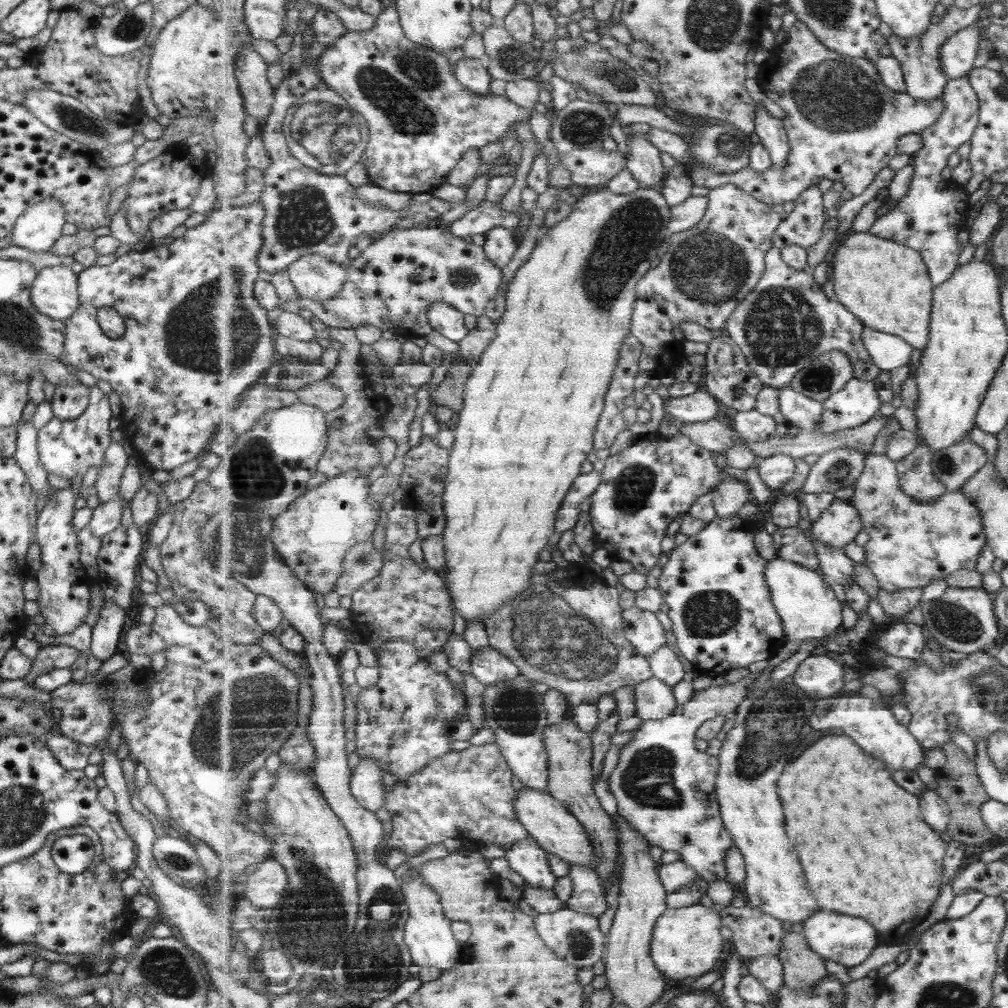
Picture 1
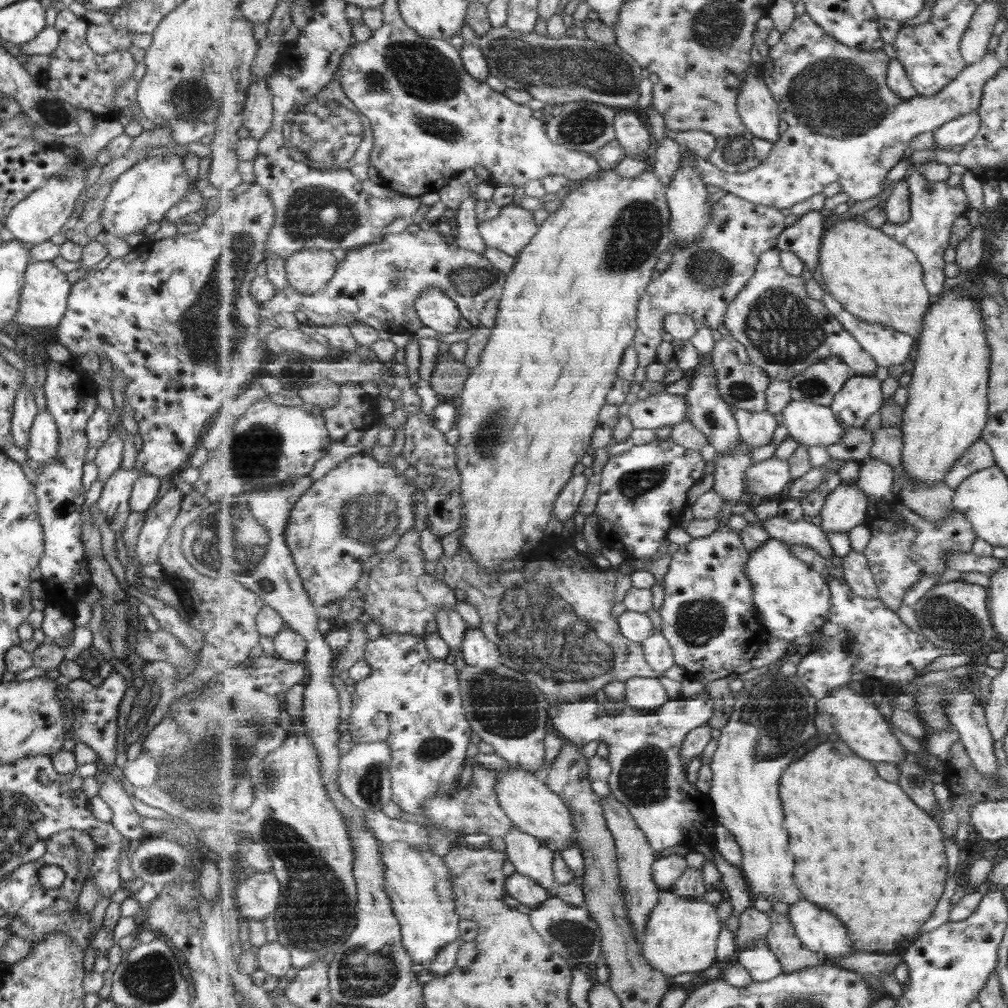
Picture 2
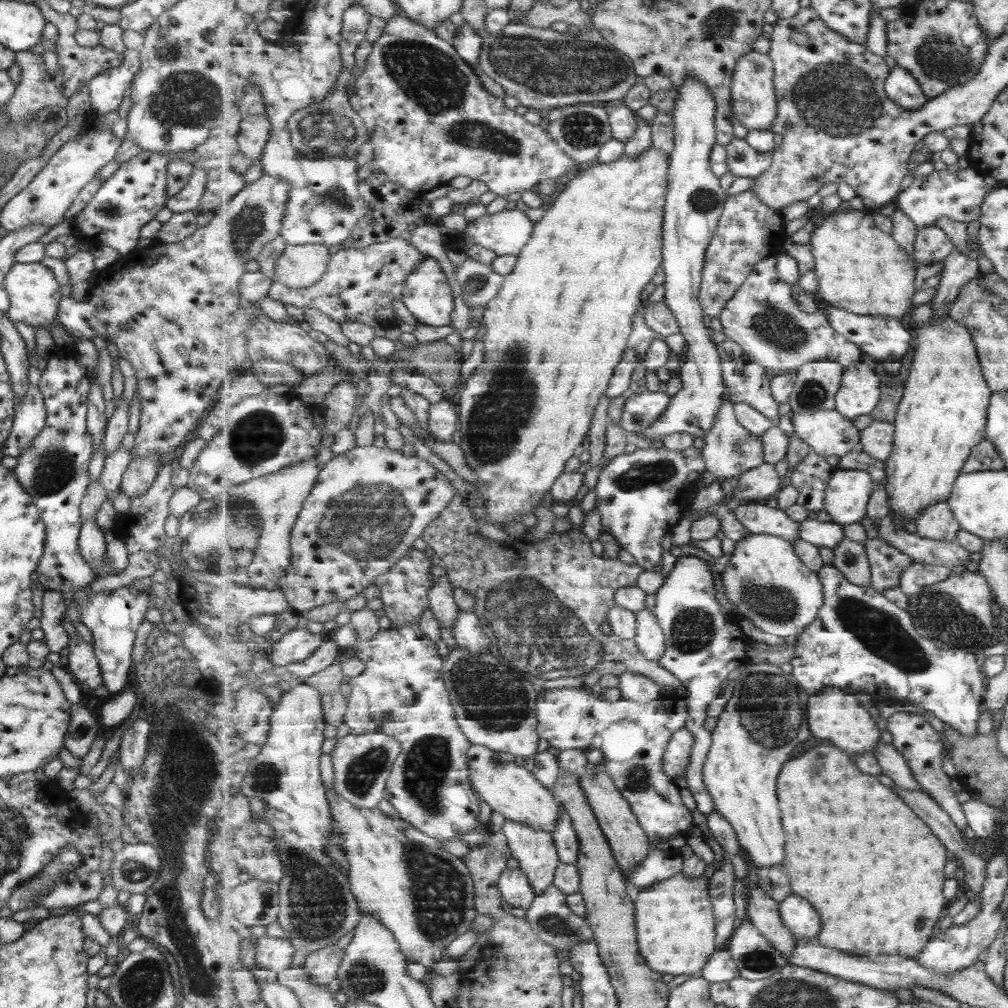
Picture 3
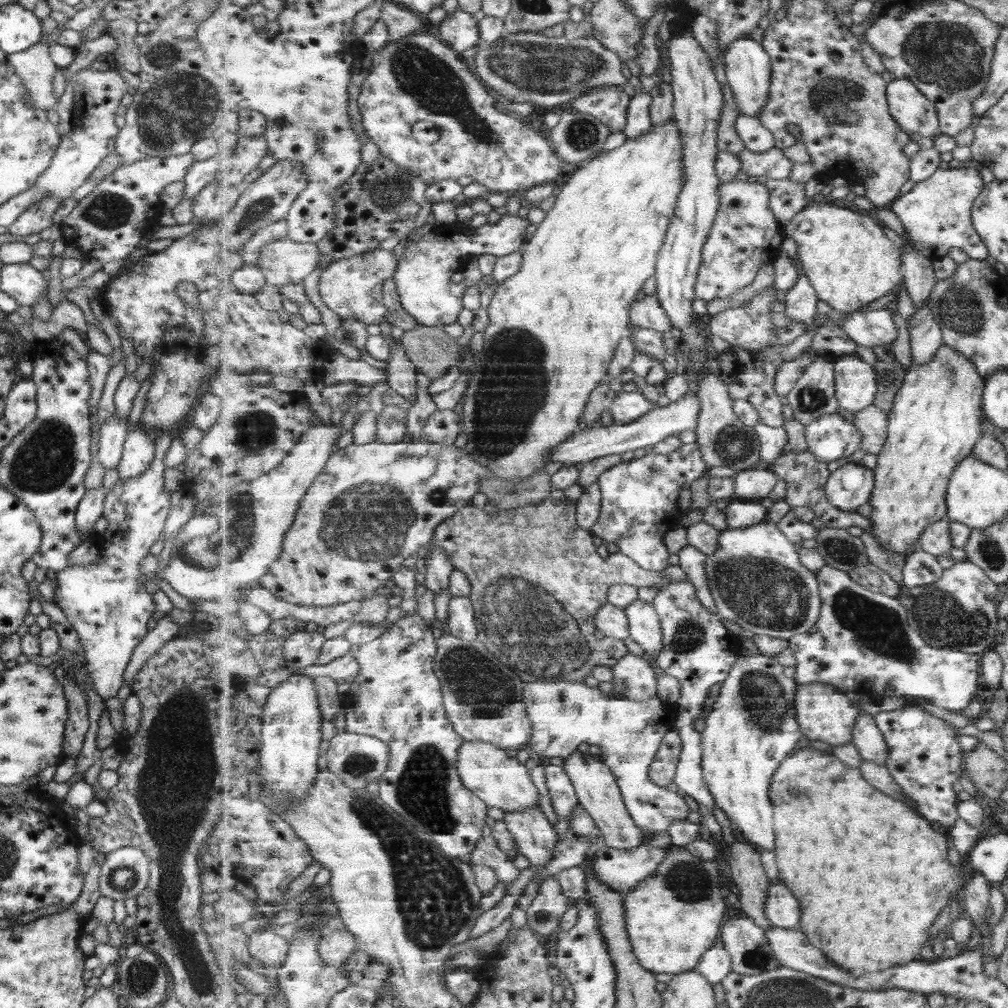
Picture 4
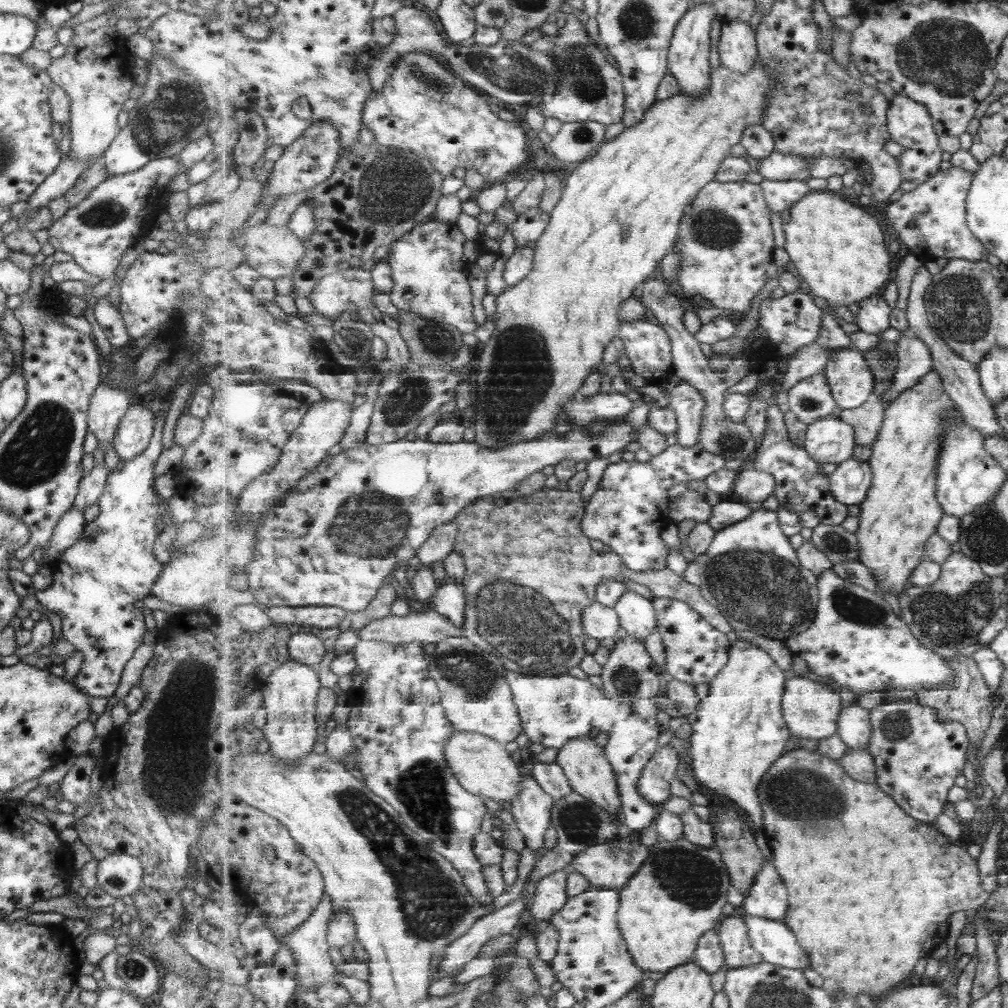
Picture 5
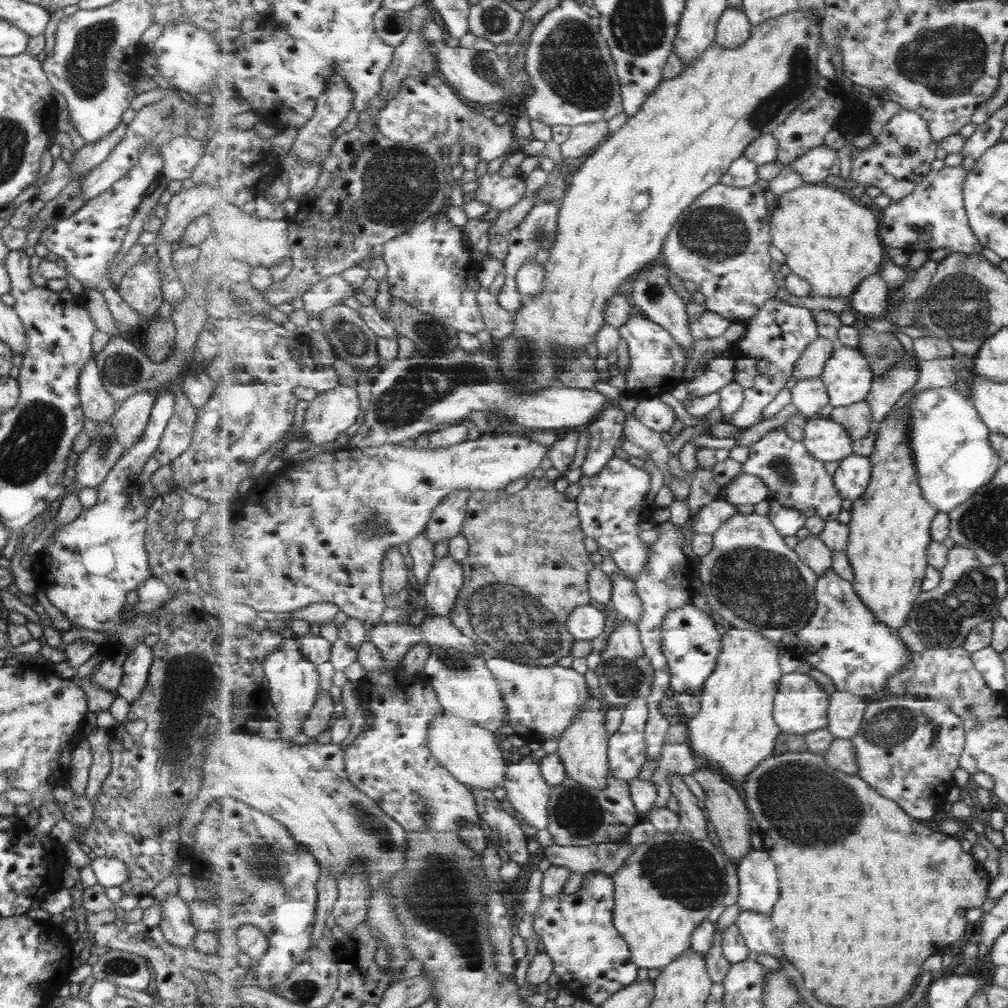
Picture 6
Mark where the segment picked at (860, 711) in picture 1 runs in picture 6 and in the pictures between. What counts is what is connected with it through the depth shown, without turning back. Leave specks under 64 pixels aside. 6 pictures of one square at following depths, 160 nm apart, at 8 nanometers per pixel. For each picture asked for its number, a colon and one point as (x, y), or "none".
2: (853, 717)
3: (833, 714)
4: (825, 714)
5: (811, 709)
6: (801, 706)

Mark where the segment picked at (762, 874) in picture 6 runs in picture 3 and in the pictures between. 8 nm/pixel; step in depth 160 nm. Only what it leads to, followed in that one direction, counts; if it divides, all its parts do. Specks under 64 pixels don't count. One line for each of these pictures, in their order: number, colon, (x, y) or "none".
3: (797, 913)
4: (783, 909)
5: (769, 897)

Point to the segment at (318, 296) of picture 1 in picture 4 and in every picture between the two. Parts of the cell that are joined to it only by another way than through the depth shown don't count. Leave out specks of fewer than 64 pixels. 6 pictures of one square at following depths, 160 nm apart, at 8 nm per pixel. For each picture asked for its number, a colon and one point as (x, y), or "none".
2: (310, 270)
3: (301, 266)
4: (284, 261)

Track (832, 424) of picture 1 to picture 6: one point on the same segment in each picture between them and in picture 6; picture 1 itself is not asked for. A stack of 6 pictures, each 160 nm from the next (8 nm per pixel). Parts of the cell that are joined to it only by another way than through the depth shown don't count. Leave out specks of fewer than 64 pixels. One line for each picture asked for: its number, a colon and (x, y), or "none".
2: (862, 394)
3: (861, 391)
4: (856, 381)
5: (852, 381)
6: (848, 376)

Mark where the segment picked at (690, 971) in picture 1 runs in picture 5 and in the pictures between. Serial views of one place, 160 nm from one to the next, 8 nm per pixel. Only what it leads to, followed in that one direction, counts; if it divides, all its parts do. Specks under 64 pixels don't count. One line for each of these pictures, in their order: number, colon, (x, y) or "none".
2: (681, 937)
3: (675, 918)
4: (673, 917)
5: (678, 895)

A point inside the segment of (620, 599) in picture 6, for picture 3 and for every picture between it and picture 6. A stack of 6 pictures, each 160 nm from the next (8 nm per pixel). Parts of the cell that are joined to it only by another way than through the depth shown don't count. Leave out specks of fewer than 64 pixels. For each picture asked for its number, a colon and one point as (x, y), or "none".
3: (650, 637)
4: (645, 626)
5: (637, 614)

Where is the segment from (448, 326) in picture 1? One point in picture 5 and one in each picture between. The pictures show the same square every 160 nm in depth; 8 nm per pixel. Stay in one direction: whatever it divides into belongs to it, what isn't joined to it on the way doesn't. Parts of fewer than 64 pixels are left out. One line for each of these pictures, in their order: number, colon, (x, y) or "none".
2: (436, 309)
3: (428, 296)
4: (426, 290)
5: (427, 266)

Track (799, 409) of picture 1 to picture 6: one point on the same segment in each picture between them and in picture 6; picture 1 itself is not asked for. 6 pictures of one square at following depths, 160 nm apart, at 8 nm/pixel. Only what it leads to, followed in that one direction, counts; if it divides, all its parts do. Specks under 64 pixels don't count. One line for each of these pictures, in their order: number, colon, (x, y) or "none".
2: (811, 424)
3: (828, 432)
4: (831, 437)
5: (832, 440)
6: (826, 439)

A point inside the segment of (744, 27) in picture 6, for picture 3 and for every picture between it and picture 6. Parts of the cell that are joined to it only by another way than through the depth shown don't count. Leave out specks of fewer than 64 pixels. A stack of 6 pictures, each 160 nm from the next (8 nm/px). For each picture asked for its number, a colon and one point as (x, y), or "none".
3: (755, 101)
4: (748, 68)
5: (738, 47)

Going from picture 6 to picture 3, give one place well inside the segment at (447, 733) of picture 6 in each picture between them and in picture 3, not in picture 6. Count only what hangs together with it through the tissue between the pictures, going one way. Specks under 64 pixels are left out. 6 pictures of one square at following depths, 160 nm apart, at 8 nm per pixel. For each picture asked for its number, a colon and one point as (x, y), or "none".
3: (516, 793)
4: (500, 780)
5: (483, 766)

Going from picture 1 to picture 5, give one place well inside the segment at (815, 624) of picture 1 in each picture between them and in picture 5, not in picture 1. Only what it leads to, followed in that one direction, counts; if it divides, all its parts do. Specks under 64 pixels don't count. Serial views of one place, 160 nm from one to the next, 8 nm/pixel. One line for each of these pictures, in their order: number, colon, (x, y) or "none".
2: (793, 600)
3: (765, 579)
4: (758, 580)
5: (751, 573)

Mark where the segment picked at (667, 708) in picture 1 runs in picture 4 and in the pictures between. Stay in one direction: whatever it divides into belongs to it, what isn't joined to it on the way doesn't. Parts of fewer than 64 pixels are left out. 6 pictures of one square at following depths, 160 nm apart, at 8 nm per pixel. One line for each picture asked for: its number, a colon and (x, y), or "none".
2: (642, 694)
3: (634, 686)
4: (635, 679)

